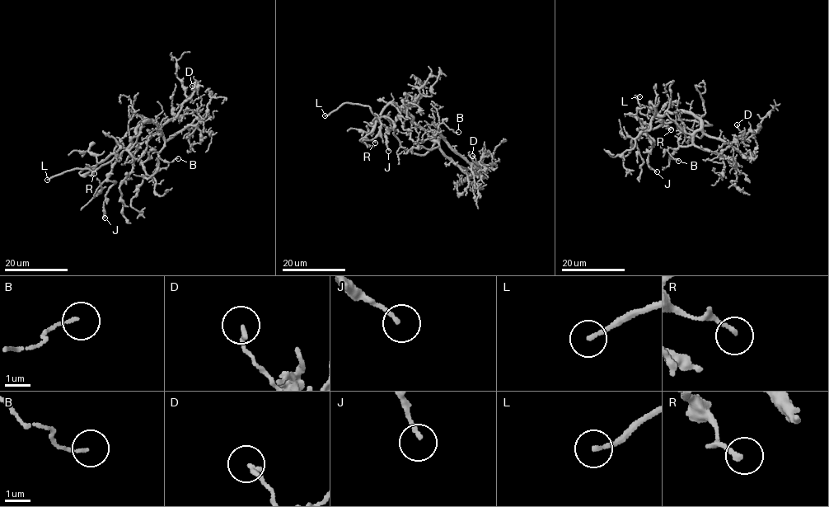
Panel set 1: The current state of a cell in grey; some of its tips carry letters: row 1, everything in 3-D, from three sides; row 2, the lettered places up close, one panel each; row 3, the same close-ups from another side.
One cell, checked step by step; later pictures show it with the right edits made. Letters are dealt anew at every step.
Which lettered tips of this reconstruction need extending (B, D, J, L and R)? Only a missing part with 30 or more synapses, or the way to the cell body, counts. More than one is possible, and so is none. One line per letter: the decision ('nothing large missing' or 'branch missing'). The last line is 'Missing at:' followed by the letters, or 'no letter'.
B: nothing large missing
D: nothing large missing
J: nothing large missing
L: branch missing
R: nothing large missing
Missing at: L

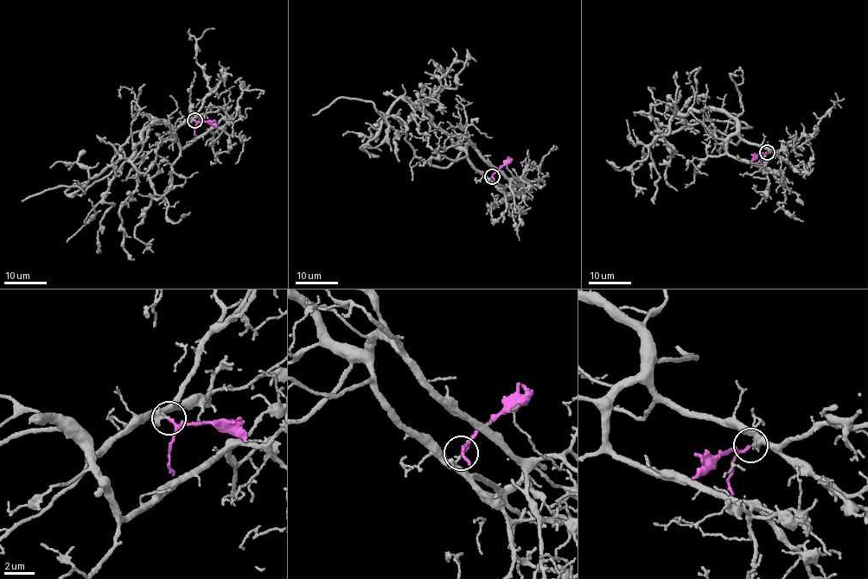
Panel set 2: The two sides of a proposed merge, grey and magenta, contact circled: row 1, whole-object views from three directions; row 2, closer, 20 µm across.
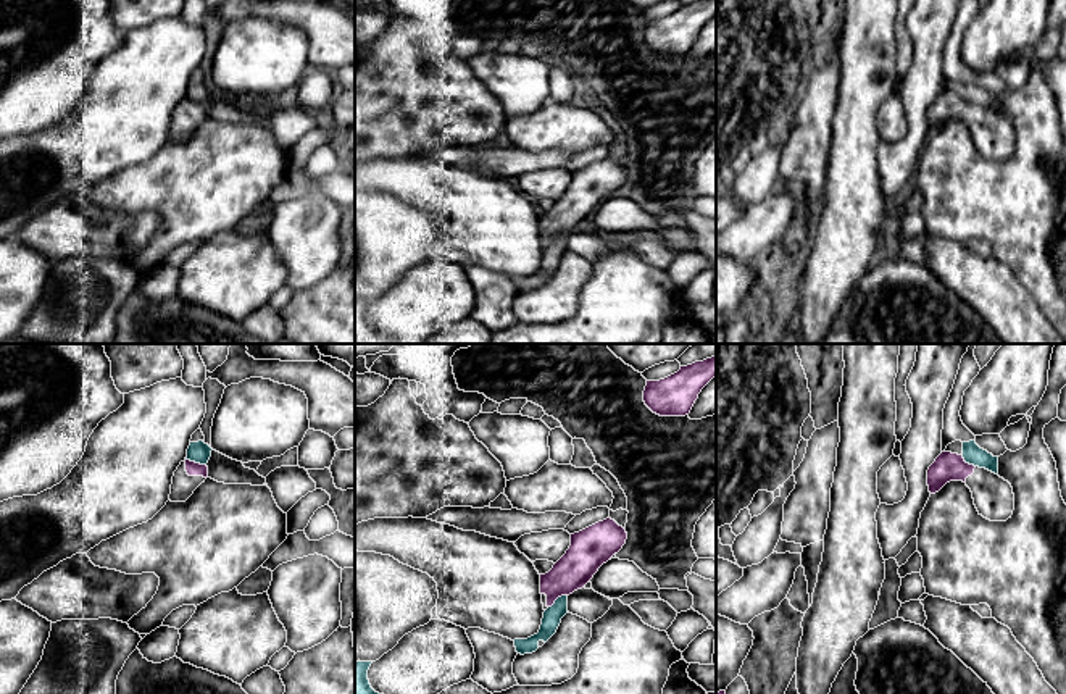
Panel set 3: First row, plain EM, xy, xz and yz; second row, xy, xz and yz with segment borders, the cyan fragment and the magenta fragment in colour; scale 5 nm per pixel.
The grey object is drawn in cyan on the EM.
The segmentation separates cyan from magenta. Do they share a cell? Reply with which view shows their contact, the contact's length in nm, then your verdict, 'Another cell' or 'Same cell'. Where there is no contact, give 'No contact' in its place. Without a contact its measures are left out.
Touches cyan in xy. Shared border 110 nm. Another cell

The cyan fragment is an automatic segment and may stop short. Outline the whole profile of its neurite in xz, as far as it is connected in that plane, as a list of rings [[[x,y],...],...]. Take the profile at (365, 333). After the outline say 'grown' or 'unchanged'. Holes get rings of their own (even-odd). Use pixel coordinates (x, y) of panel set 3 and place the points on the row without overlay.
[[[355,300],[355,344],[435,344],[434,336],[427,339],[403,339],[376,331],[368,318],[373,300]]]; unchanged

